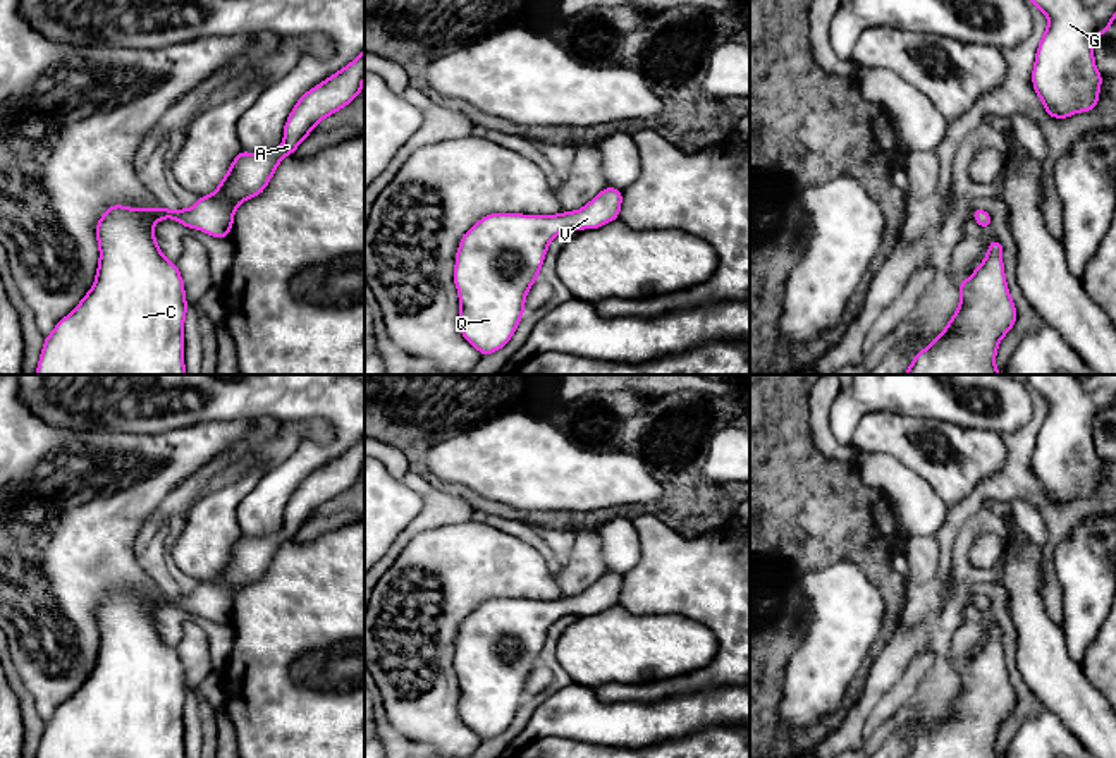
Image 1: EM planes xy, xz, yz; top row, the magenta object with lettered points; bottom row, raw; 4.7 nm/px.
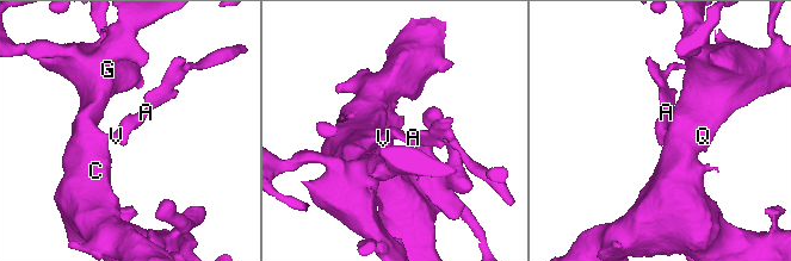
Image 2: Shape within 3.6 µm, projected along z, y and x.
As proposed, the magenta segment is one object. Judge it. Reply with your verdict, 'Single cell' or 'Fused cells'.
Single cell

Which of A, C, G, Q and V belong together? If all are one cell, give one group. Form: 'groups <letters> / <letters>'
groups A C G Q V

